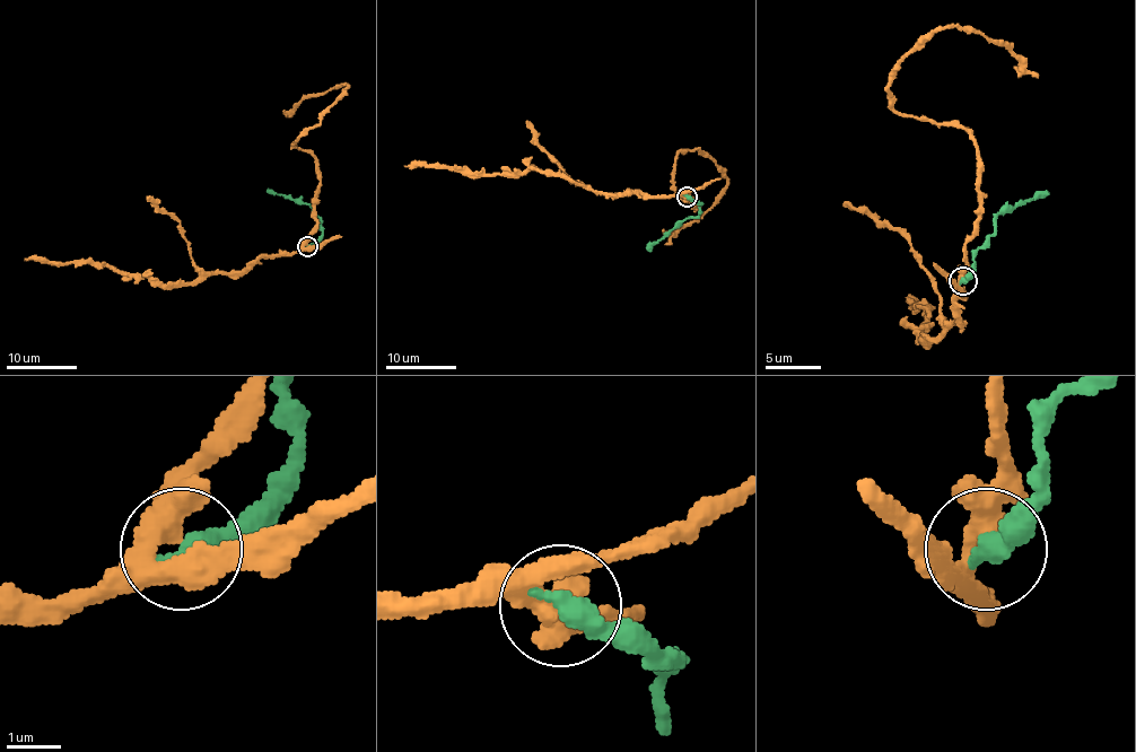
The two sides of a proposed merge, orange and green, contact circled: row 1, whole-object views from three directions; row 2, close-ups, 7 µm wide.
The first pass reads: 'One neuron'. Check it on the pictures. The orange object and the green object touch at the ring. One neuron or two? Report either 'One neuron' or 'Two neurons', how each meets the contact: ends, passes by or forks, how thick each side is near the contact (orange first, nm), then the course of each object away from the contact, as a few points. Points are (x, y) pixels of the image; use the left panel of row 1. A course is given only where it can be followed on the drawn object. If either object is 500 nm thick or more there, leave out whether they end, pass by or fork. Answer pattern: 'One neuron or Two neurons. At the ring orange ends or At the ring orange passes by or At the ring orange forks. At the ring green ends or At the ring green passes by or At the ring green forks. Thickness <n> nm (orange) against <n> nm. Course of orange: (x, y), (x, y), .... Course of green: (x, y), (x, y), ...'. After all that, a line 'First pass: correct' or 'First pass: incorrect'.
Two neurons. At the ring orange forks. At the ring green ends. Thickness 360 nm (orange) against 480 nm. Course of orange: (307, 245), (320, 181), (316, 159), (294, 146), (347, 86), (304, 98), (285, 115). Course of green: (307, 246), (322, 234), (320, 218), (307, 204), (299, 204), (267, 188)
First pass: incorrect

